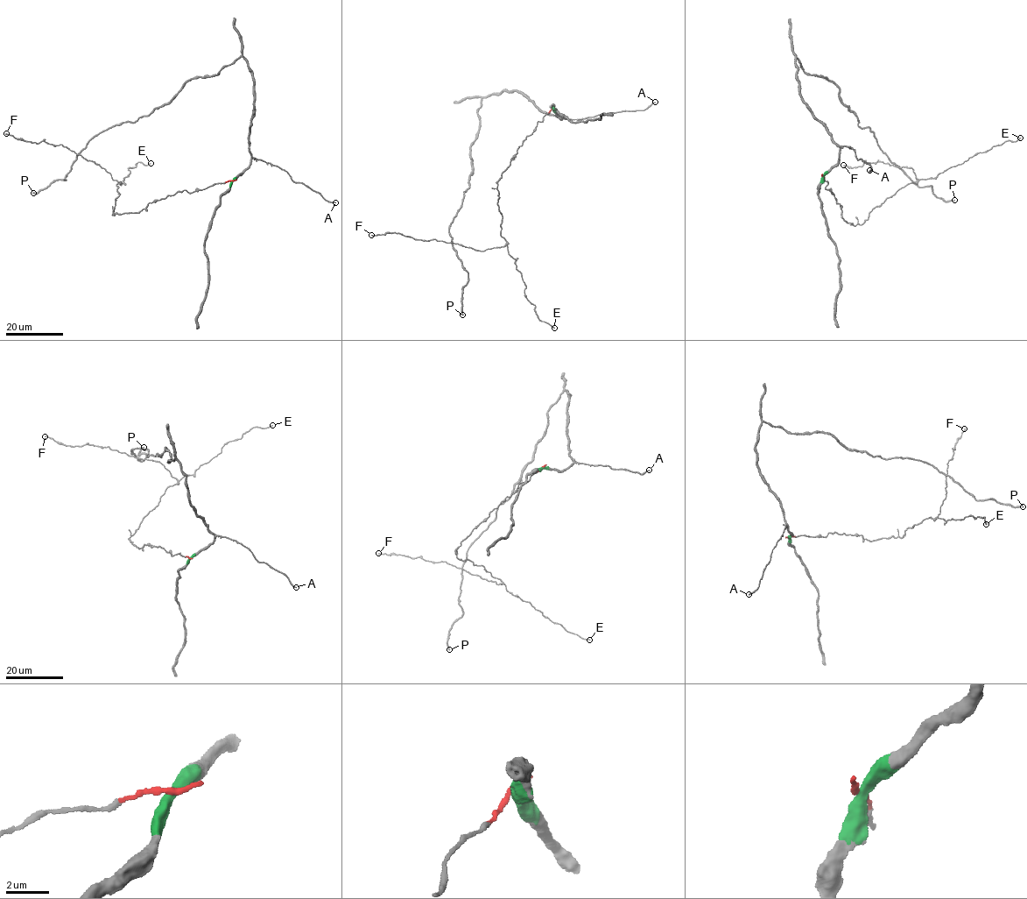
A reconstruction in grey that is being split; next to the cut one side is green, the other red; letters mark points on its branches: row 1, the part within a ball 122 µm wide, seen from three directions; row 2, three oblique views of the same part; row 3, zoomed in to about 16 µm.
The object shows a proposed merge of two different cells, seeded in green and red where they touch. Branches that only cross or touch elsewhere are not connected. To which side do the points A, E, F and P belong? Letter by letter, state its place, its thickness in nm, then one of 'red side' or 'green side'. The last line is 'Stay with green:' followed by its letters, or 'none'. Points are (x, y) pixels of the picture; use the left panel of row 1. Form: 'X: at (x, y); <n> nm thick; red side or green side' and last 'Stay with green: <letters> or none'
A: at (335, 202); 240 nm thick; green side
E: at (151, 163); 180 nm thick; red side
F: at (6, 133); 240 nm thick; red side
P: at (33, 193); 280 nm thick; green side
Stay with green: A, P

